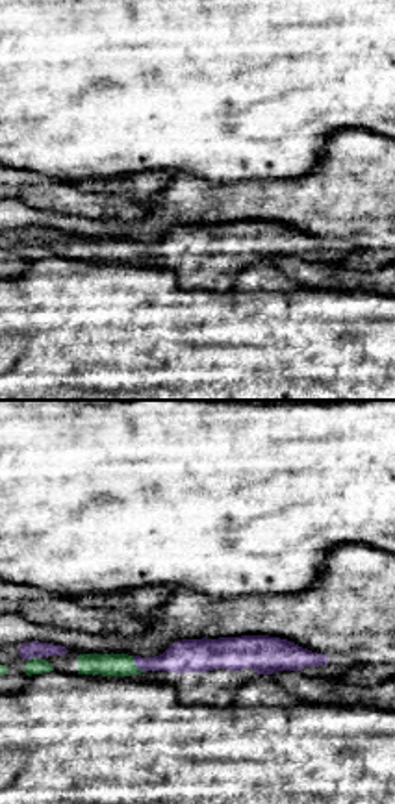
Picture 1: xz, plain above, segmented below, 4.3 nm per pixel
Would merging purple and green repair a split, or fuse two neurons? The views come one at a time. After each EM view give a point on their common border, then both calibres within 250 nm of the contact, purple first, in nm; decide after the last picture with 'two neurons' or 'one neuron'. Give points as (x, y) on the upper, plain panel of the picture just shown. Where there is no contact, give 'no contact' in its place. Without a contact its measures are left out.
contact (136, 251); calibres 140 and 100 nm

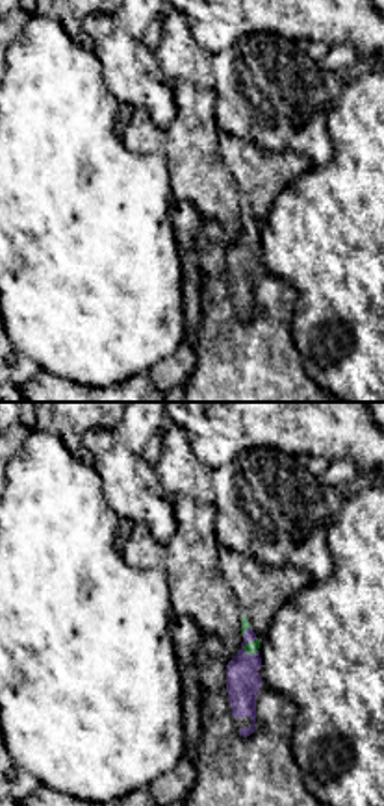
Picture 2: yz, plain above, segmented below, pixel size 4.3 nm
contact (243, 230); calibres 150 and 60 nm

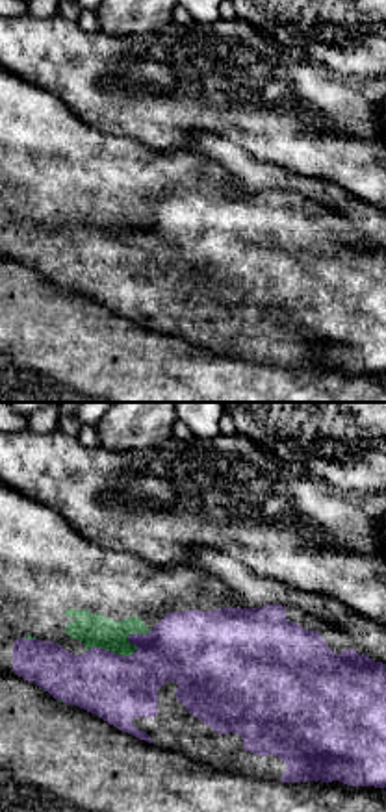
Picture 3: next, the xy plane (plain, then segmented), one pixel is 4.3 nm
contact (128, 241); calibres 320 and 140 nm

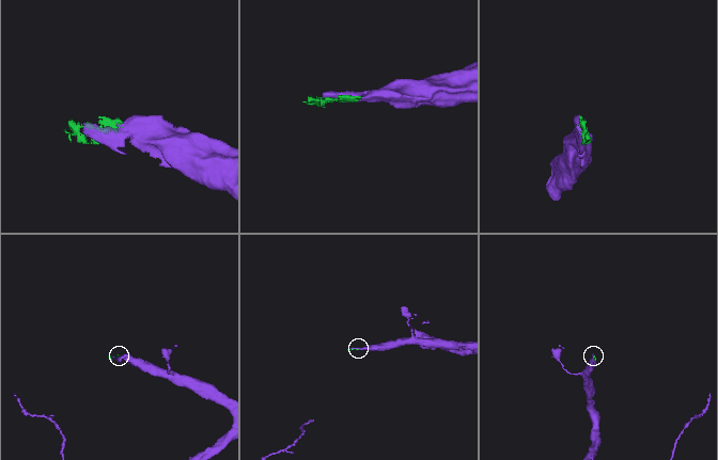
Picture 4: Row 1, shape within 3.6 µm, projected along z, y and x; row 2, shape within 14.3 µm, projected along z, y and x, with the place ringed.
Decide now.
two neurons

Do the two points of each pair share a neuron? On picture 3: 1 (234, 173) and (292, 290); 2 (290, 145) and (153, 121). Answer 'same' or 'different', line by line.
1: different
2: same

